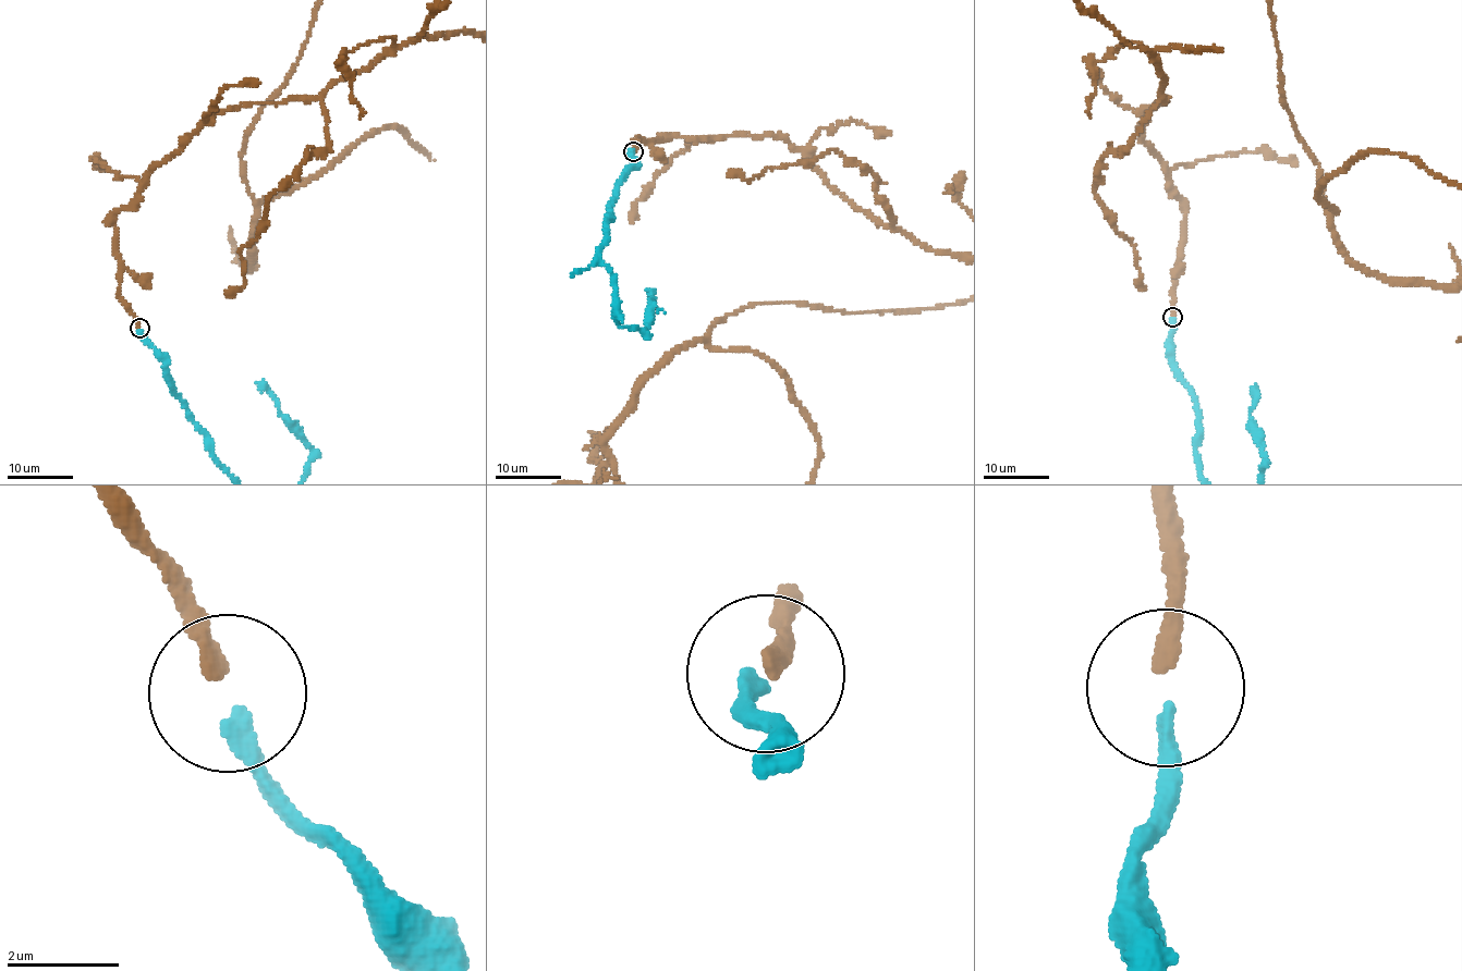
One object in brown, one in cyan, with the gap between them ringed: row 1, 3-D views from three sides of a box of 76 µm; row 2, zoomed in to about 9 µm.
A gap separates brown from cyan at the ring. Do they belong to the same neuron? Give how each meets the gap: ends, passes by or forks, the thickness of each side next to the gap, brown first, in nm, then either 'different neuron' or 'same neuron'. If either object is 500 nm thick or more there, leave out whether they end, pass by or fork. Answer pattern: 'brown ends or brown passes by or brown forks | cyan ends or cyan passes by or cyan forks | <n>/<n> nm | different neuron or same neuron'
brown ends | cyan ends | 280/280 nm | same neuron

